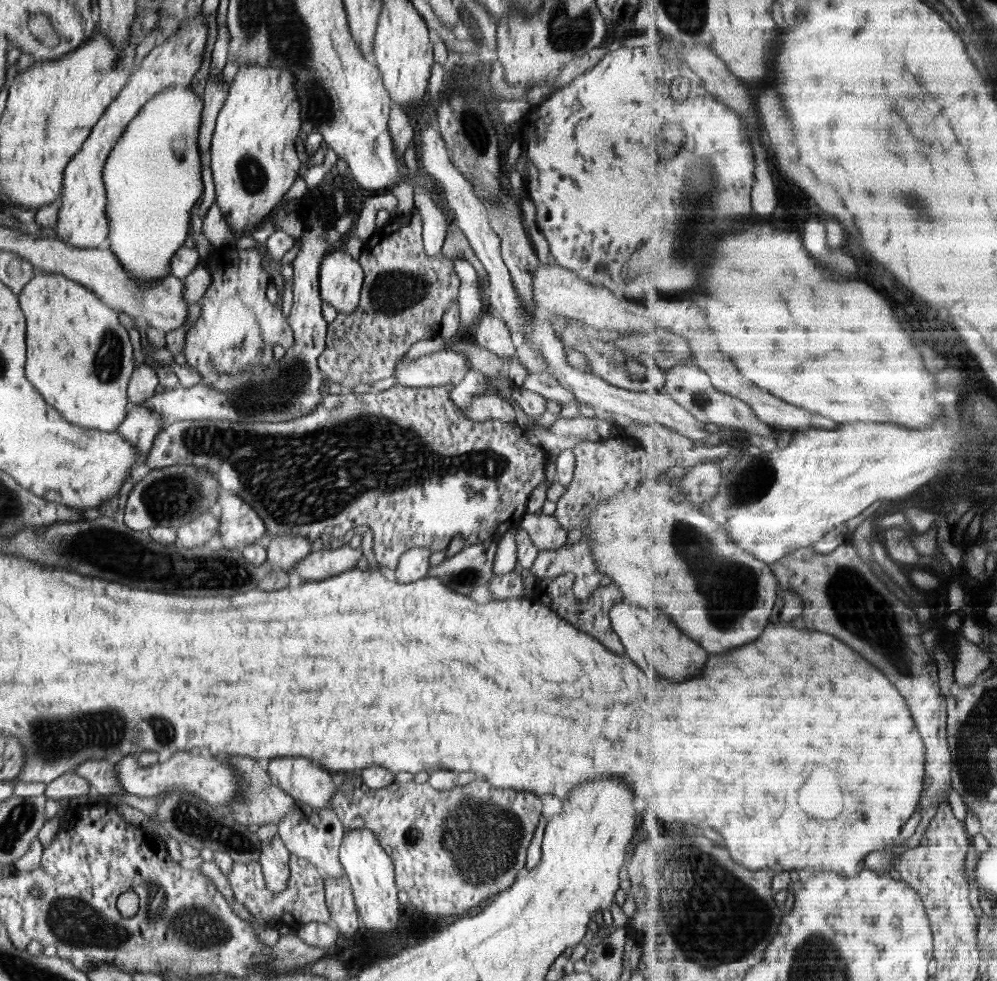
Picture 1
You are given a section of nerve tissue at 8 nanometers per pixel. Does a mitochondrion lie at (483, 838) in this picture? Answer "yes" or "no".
yes

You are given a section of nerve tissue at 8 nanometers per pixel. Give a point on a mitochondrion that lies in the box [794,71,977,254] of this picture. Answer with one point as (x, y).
(911, 199)

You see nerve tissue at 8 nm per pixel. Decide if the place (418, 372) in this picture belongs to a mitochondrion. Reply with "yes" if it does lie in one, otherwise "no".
no

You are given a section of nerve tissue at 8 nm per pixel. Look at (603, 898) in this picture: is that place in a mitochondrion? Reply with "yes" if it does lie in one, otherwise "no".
no

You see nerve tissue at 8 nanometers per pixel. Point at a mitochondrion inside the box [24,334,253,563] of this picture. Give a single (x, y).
(168, 496)

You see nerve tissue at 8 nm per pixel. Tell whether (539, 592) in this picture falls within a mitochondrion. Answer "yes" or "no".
no

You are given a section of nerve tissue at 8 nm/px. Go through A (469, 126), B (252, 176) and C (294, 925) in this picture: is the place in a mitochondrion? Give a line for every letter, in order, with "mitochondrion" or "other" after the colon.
A: mitochondrion
B: mitochondrion
C: other

